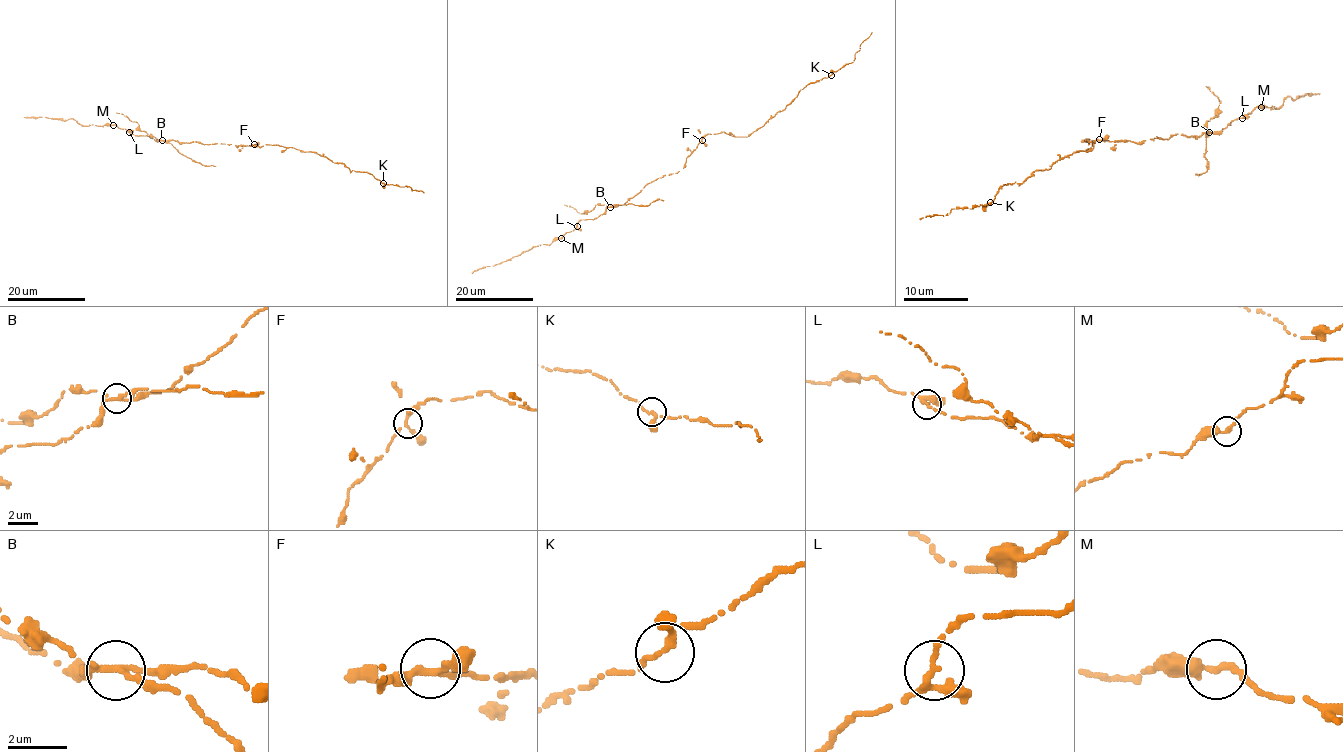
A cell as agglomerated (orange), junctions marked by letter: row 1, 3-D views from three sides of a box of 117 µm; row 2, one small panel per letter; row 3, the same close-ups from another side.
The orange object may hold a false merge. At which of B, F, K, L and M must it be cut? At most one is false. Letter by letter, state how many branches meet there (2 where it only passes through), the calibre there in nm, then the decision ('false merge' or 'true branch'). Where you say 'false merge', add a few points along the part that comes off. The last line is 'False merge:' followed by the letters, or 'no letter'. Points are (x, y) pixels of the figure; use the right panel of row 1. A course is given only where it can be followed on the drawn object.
B: 3 branches meet; 220 nm thick; false merge; foreign part runs (1210, 133), (1205, 136), (1208, 168), (1198, 175)
F: 3 branches meet; 220 nm thick; true branch
K: 3 branches meet; 200 nm thick; true branch
L: 3 branches meet; 200 nm thick; true branch
M: 2 branches meet; 280 nm thick; true branch
False merge: B

